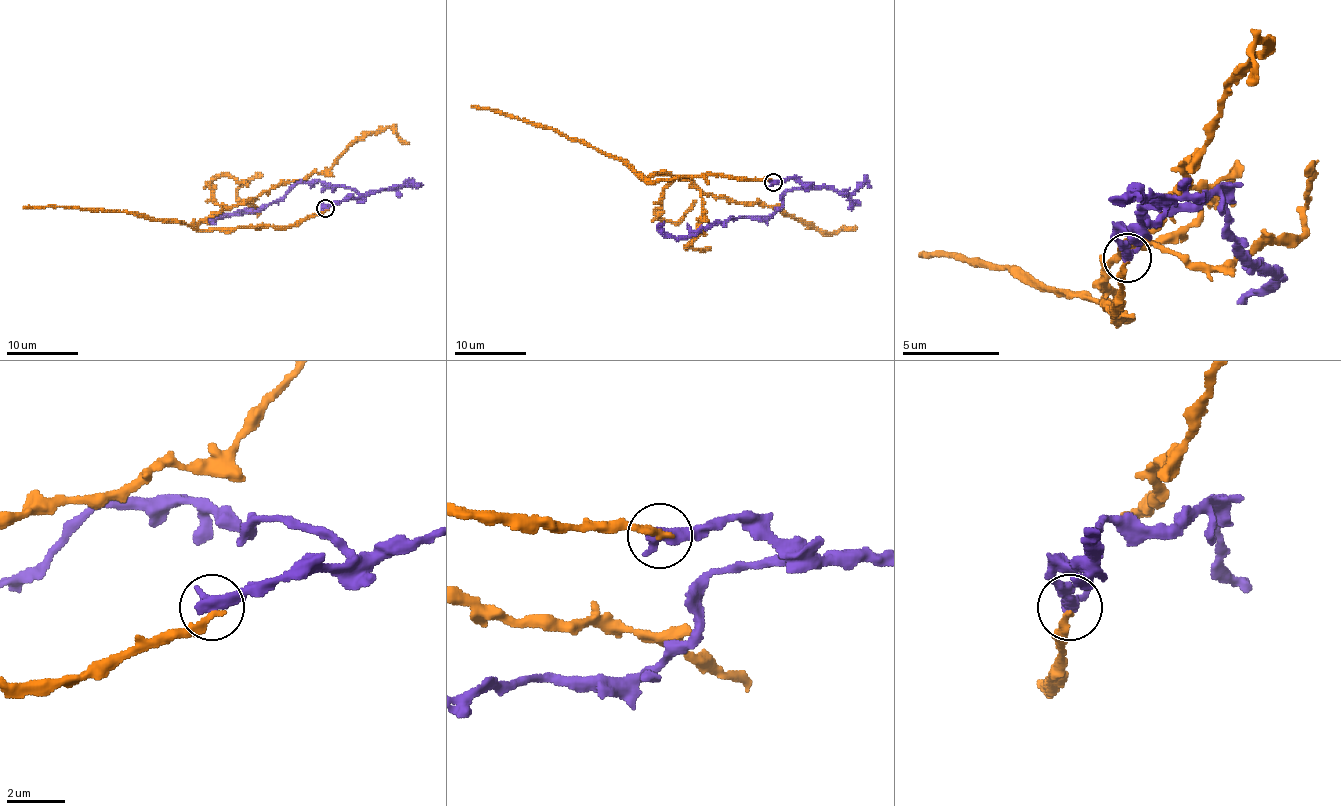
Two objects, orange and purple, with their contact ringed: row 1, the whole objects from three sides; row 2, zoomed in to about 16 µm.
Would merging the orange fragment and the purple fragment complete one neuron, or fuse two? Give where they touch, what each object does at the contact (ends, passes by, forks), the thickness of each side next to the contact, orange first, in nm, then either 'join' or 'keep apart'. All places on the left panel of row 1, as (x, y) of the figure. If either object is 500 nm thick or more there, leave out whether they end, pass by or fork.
(325, 208) | 240/550 nm | keep apart

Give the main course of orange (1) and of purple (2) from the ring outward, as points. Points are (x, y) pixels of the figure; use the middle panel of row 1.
1: (773, 182), (687, 175), (646, 179), (669, 173), (692, 180), (712, 196), (773, 205), (819, 230), (857, 227)
2: (773, 182), (798, 179), (807, 186), (787, 191), (780, 207), (767, 216), (732, 218), (671, 237), (664, 221)

